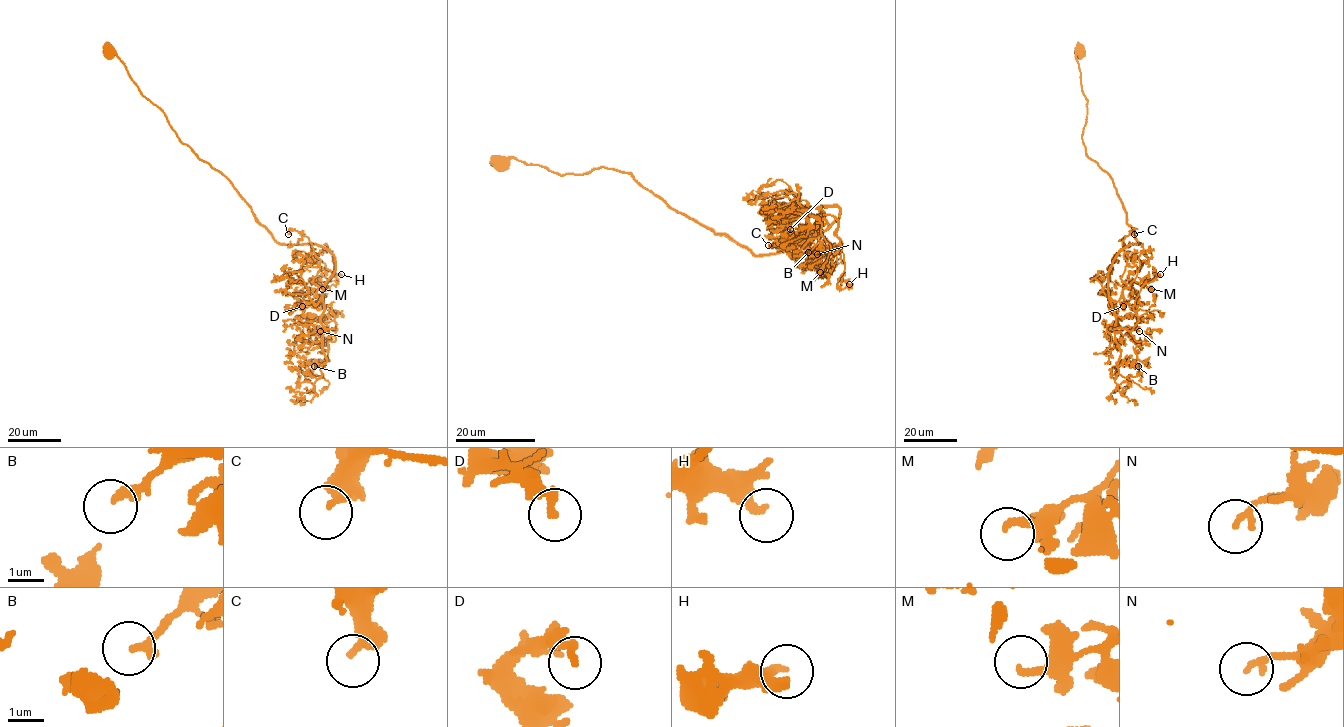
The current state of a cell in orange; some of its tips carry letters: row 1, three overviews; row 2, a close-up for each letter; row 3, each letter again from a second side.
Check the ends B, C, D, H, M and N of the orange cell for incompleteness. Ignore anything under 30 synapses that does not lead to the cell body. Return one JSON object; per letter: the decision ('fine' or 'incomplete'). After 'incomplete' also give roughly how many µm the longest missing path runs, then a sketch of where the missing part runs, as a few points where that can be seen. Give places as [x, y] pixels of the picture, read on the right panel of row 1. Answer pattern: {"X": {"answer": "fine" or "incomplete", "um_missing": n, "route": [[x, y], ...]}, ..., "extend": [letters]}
{"B": {"answer": "fine"}, "C": {"answer": "fine"}, "D": {"answer": "fine"}, "H": {"answer": "fine"}, "M": {"answer": "fine"}, "N": {"answer": "fine"}, "extend": []}

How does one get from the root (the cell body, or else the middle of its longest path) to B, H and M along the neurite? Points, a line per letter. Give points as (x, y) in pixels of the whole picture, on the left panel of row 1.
B: (109, 50), (277, 242), (321, 245), (334, 257), (321, 323), (335, 340), (314, 366)
H: (109, 50), (277, 242), (321, 245), (334, 257), (321, 323), (335, 331), (341, 274)
M: (109, 50), (277, 242), (321, 245), (334, 257), (321, 323), (335, 331), (335, 287), (322, 289)

